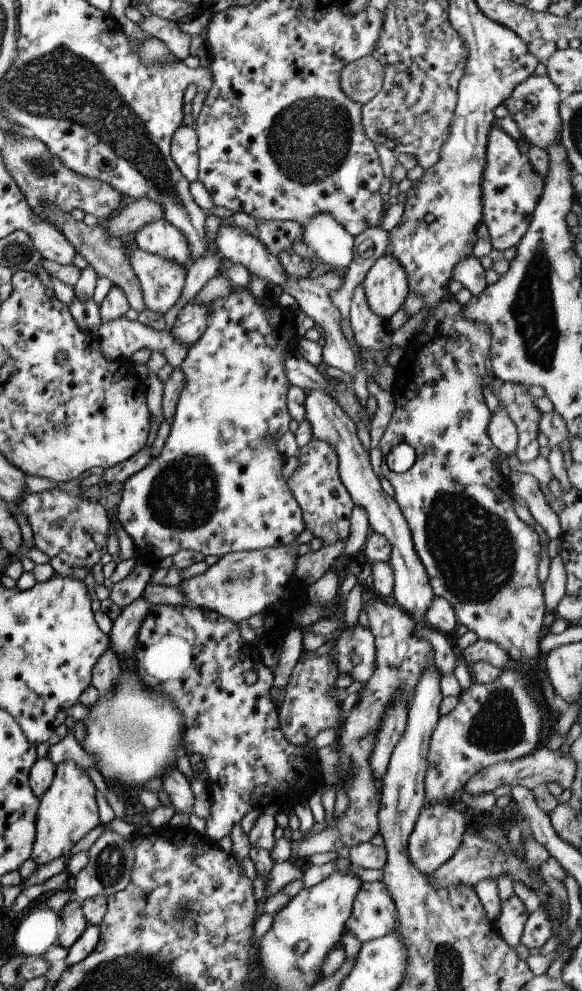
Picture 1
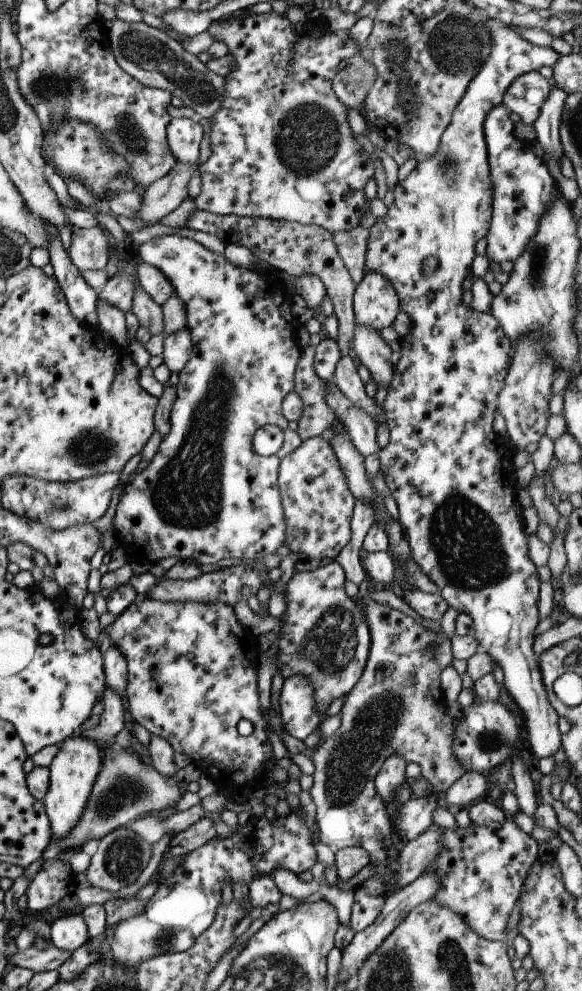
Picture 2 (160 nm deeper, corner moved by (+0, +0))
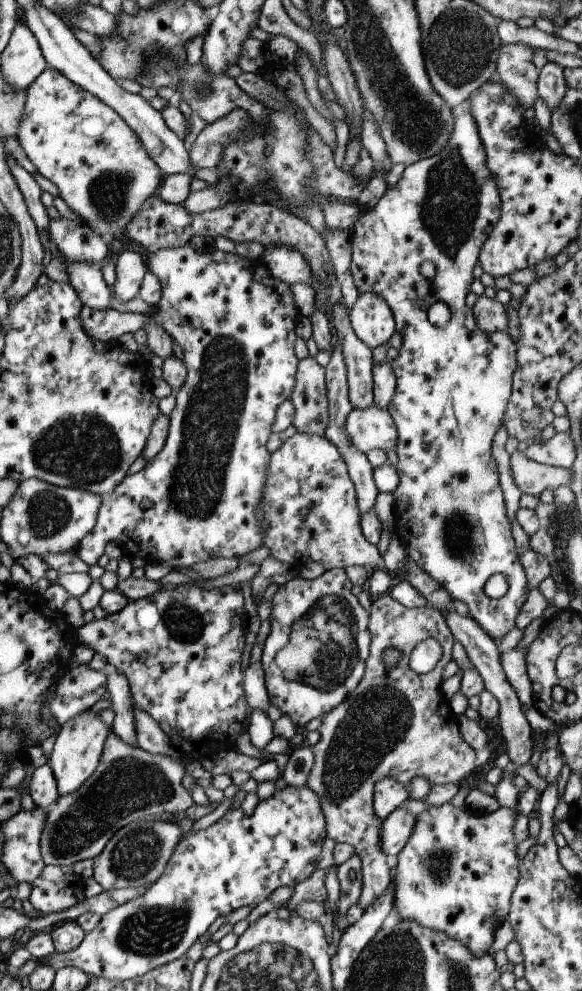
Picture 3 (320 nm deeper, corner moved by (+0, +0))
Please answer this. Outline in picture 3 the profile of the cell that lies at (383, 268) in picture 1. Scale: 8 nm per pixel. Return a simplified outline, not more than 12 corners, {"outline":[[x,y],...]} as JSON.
{"outline":[[358,294],[348,312],[355,337],[369,349],[393,336],[383,296]]}

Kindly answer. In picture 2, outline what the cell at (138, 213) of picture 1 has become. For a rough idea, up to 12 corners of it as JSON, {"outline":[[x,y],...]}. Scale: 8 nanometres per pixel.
{"outline":[[176,161],[142,190],[137,223],[153,225],[187,196],[198,165]]}

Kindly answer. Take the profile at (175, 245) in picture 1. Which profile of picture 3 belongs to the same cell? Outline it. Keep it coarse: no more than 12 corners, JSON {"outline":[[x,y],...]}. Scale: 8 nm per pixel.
{"outline":[[147,254],[181,347],[161,451],[75,555],[185,567],[261,548],[265,444],[299,313],[260,260]]}

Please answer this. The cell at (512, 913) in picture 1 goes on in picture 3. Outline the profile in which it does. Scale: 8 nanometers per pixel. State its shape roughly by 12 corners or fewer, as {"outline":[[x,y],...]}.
{"outline":[[425,808],[392,859],[401,920],[475,956],[518,880],[518,811]]}

